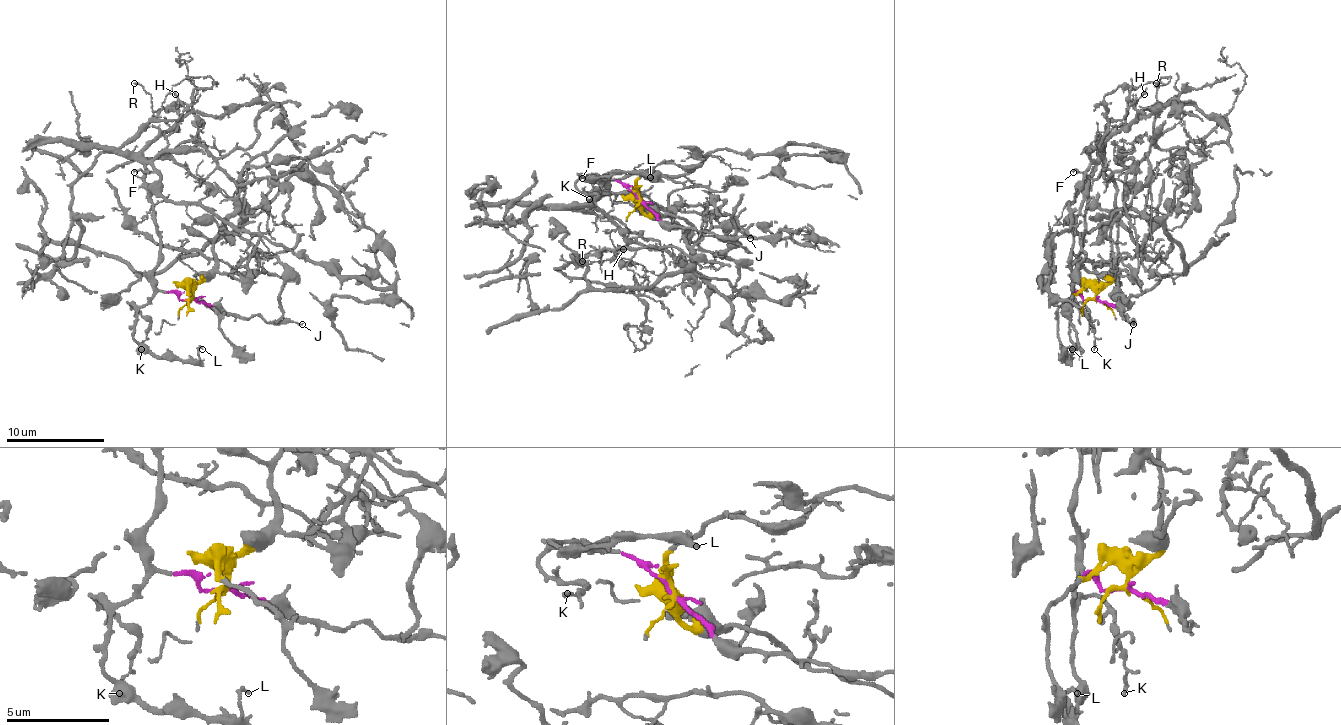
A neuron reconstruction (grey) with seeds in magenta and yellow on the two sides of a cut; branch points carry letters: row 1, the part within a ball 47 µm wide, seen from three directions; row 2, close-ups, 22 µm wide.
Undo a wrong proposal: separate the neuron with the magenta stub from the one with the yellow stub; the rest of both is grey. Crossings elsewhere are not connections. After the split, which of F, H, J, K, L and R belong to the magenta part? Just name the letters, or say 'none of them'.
F, H, J, K, L, R

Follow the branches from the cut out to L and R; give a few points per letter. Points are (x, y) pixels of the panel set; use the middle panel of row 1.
L: (637, 197), (623, 182), (581, 175), (603, 177), (647, 170), (650, 177)
R: (637, 197), (623, 182), (601, 177), (608, 177), (596, 189), (591, 204), (628, 241), (601, 263), (581, 261)

